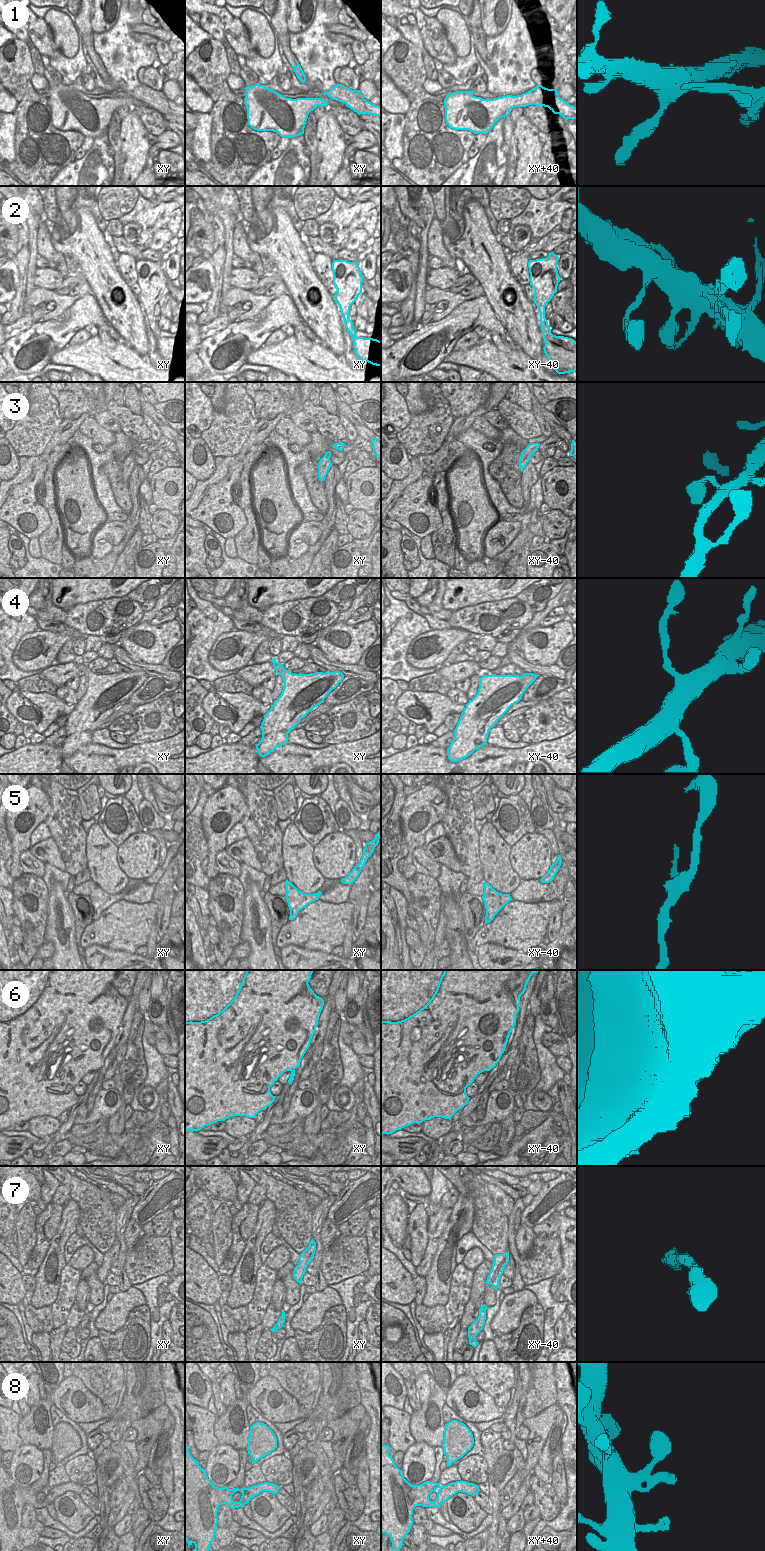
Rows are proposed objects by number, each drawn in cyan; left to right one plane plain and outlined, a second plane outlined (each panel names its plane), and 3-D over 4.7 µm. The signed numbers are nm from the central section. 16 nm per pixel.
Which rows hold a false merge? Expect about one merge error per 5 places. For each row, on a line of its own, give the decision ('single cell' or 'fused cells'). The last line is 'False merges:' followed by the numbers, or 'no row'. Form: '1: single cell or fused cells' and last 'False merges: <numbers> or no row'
1: fused cells
2: single cell
3: single cell
4: single cell
5: single cell
6: single cell
7: single cell
8: single cell
False merges: 1

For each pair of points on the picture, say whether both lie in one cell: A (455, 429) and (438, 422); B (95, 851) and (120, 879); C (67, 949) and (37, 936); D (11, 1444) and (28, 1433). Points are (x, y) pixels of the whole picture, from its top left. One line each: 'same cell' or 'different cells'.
A: different cells
B: same cell
C: different cells
D: different cells

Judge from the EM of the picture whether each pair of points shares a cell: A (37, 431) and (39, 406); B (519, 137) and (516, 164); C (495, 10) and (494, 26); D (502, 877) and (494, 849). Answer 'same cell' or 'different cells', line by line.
A: same cell
B: same cell
C: same cell
D: same cell

